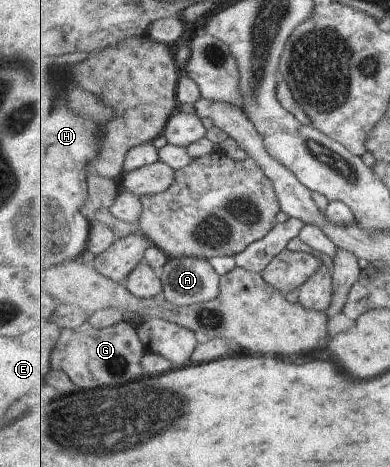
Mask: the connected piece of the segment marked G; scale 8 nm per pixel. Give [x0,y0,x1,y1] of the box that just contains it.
[51,320,146,390]

